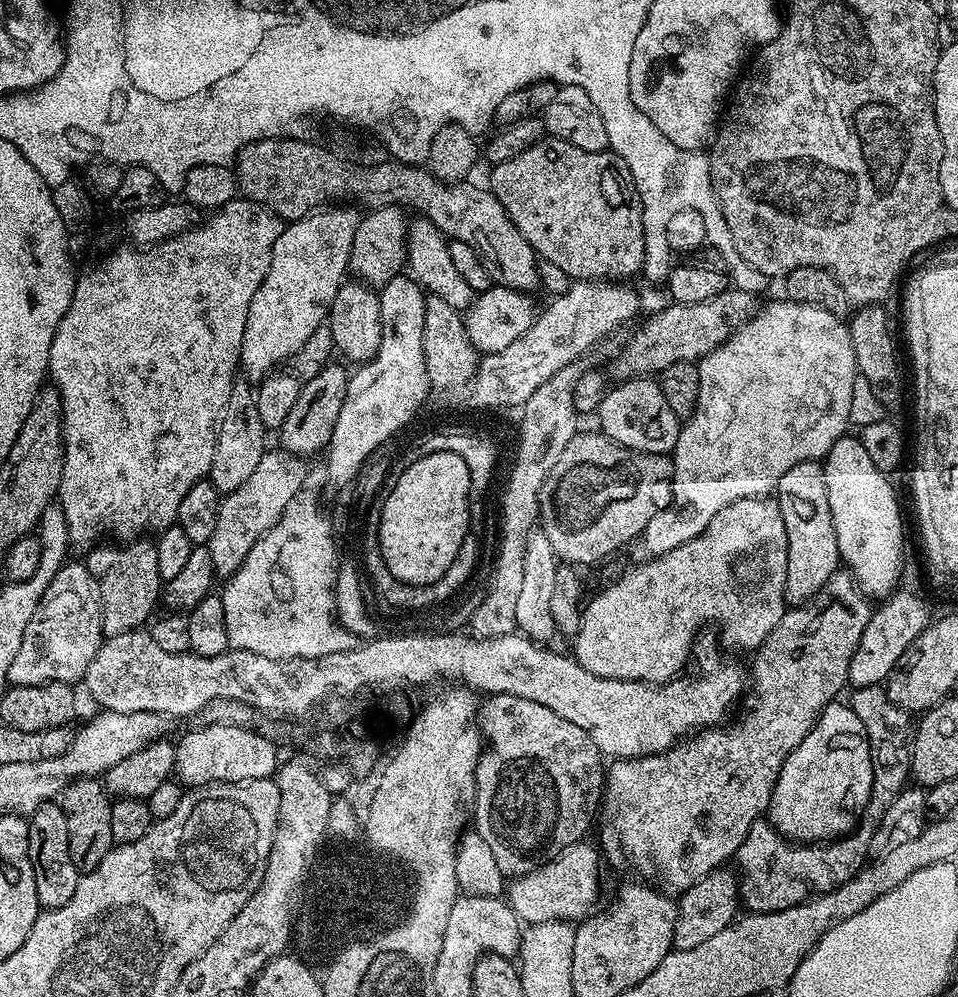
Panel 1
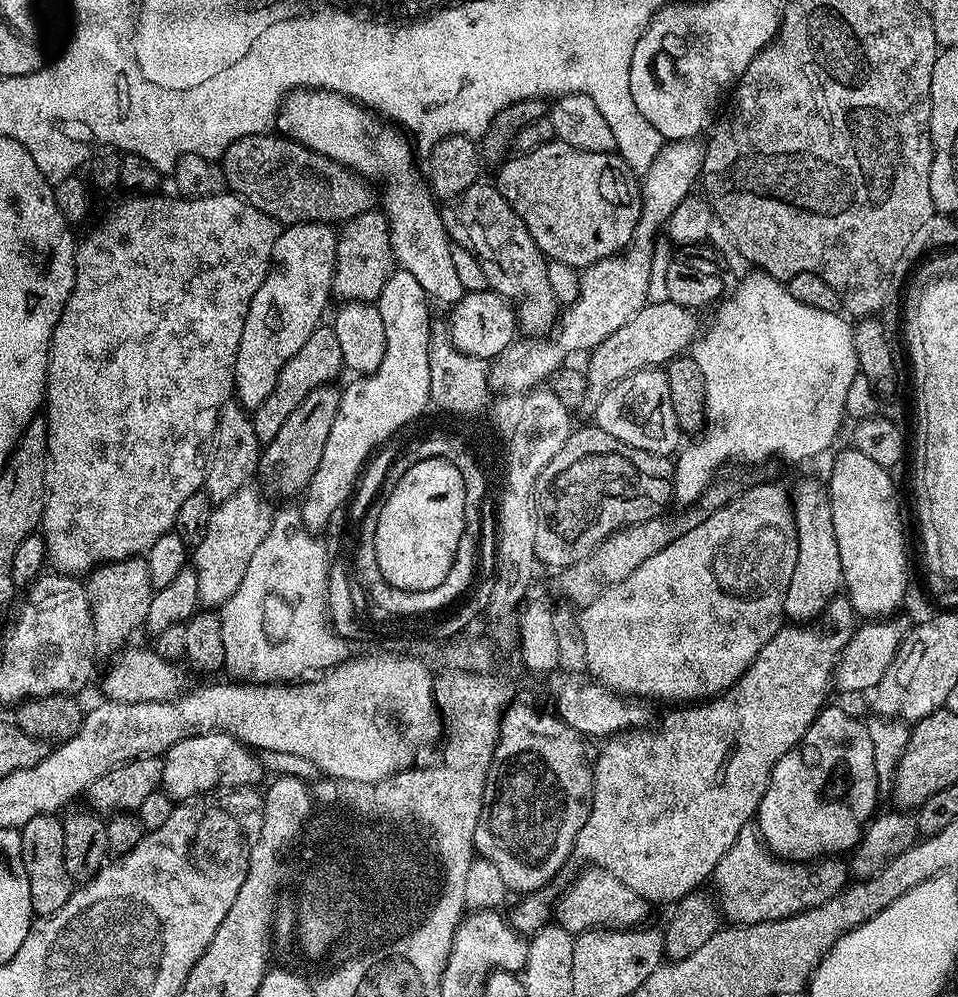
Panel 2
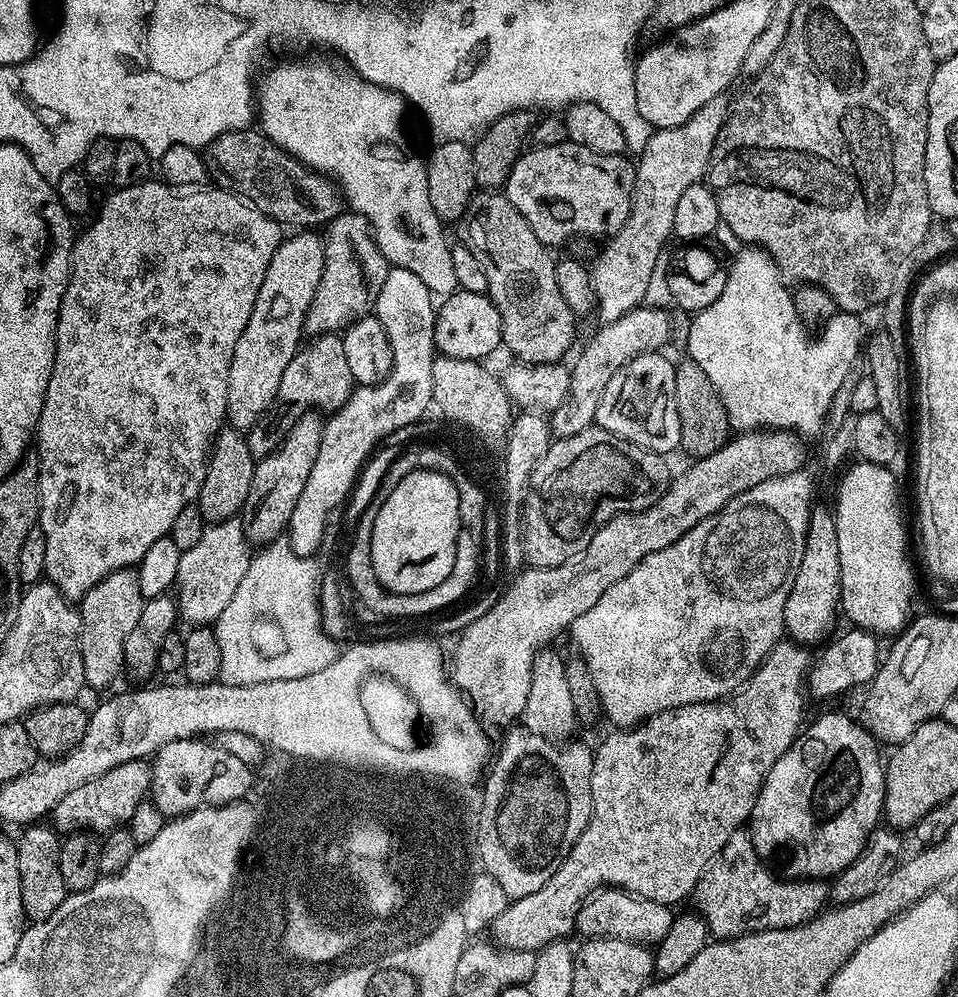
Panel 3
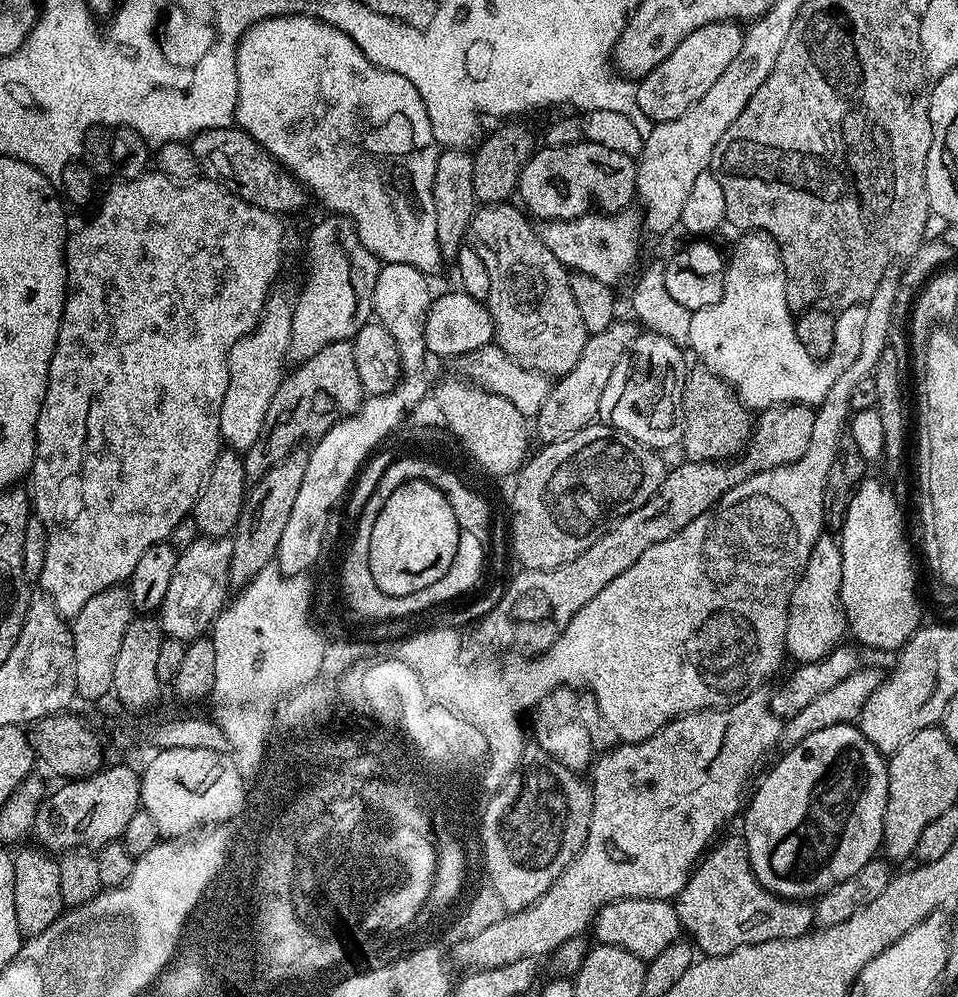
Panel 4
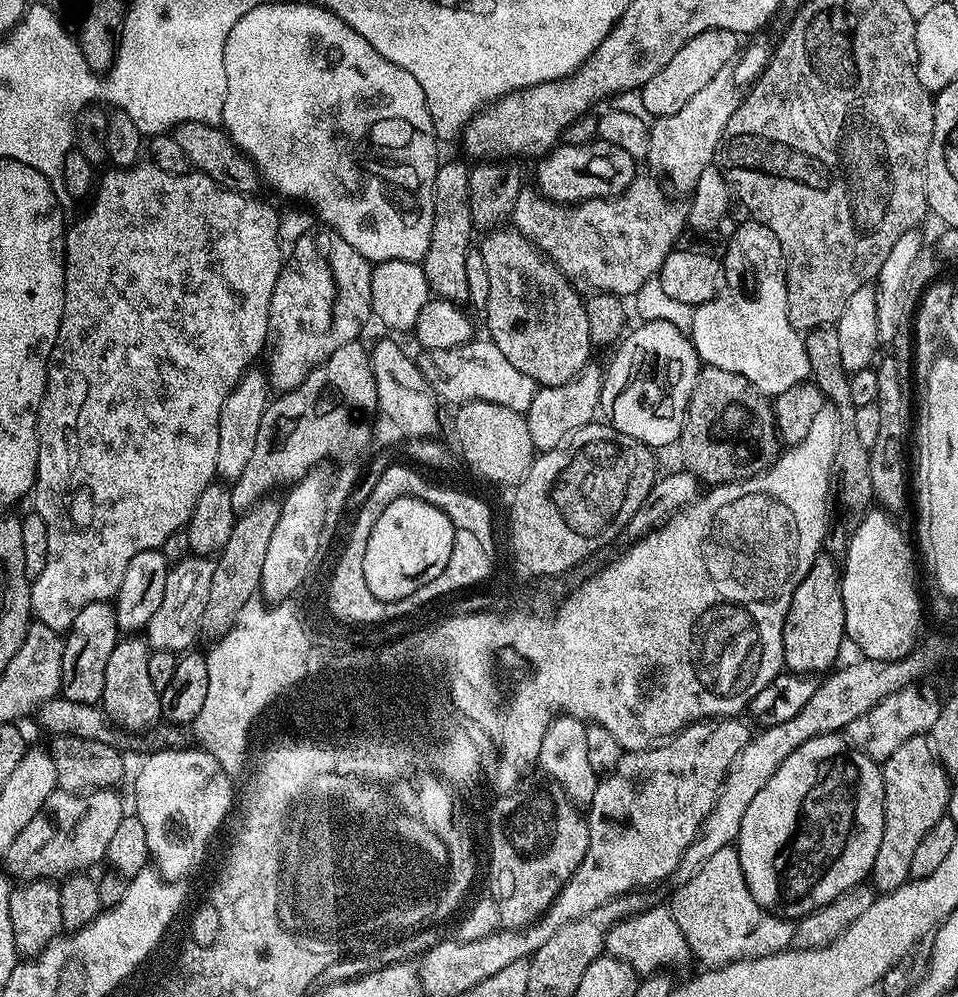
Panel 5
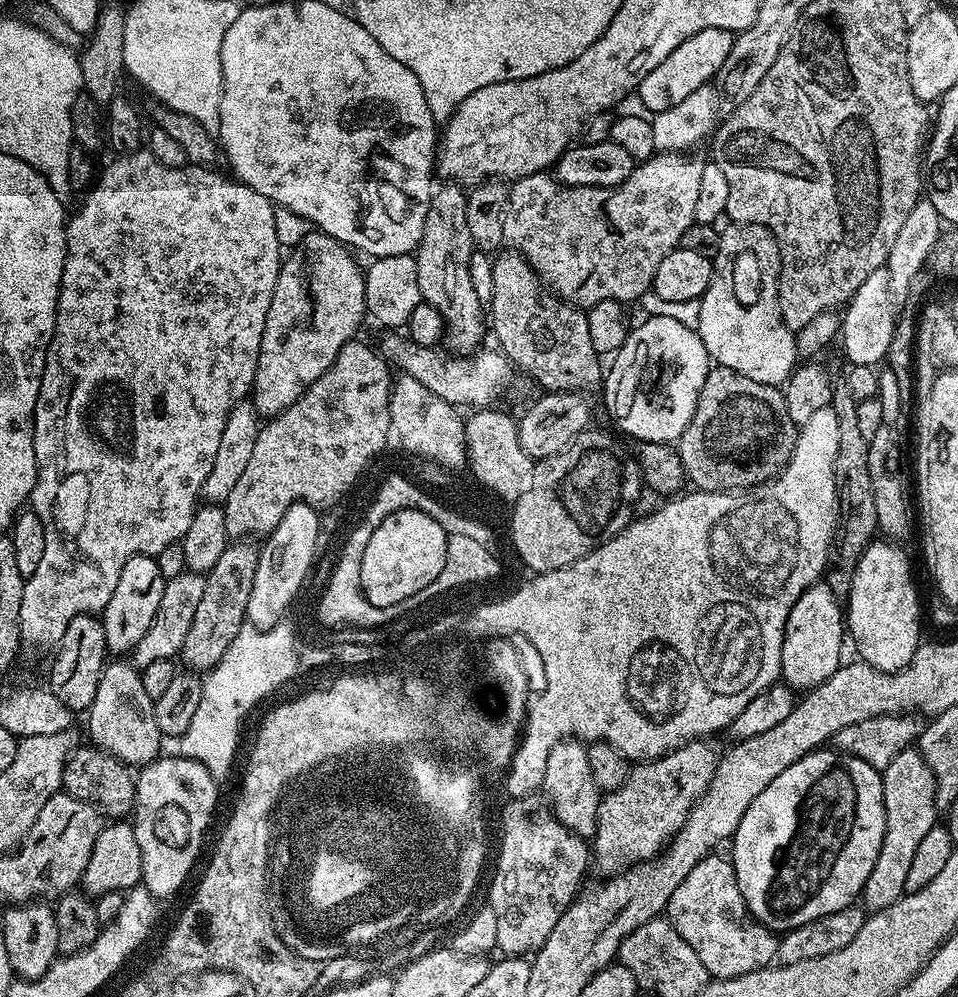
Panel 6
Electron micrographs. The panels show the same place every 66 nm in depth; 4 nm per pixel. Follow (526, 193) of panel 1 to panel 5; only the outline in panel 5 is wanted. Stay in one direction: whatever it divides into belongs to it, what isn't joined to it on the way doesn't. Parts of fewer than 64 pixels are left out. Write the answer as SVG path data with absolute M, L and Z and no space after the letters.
M599 138L584 145L561 143L547 153L537 164L540 165L536 168L535 187L540 195L556 204L579 204L581 200L607 200L613 196L621 196L638 175L637 160L630 154L626 154L626 150L622 150L622 146L614 146Z

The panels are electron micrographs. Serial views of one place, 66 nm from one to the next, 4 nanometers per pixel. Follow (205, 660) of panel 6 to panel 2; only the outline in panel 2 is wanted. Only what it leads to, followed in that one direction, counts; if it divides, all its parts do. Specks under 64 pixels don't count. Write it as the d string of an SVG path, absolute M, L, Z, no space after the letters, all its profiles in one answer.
M332 384L310 390L294 410L282 422L282 430L274 439L267 441L260 453L261 465L272 464L272 488L284 496L303 493L308 487L318 462L322 462L322 450L326 450L326 438L330 438L330 429L334 427L334 414L338 414L338 402L341 389Z

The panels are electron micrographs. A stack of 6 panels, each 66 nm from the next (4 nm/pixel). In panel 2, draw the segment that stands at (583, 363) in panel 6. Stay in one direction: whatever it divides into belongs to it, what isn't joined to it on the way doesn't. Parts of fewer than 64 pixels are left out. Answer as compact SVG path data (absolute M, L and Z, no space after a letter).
M491 183L471 184L455 200L443 205L440 217L449 240L476 255L488 279L489 289L509 300L516 309L519 331L525 337L551 333L562 308L554 298L554 290L550 290L548 260L534 238L530 238L530 230L526 230L522 218L514 214L510 202L502 198L500 191Z

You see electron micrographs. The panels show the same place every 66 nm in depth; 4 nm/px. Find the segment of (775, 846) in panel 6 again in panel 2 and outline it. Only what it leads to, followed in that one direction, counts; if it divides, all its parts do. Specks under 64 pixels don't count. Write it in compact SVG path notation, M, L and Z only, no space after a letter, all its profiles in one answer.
M821 708L810 730L806 730L804 737L772 767L772 777L758 813L758 827L764 843L780 859L797 862L815 862L844 854L840 852L851 853L877 811L876 770L874 742L870 742L867 723L863 719L855 720L840 708Z

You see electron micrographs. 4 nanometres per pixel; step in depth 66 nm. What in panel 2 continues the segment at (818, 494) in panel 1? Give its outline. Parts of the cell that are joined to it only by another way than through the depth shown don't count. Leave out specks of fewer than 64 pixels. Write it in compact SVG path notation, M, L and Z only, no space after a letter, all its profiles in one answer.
M800 480L790 495L798 534L798 562L786 590L784 615L792 622L807 622L816 619L841 591L842 558L838 554L838 538L834 538L834 514L827 487L821 481Z

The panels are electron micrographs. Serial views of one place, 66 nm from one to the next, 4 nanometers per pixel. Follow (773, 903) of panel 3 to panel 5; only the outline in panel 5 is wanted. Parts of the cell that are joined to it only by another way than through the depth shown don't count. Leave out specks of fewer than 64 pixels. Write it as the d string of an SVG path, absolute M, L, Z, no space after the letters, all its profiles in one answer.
M722 846L722 850L717 850L702 870L690 878L690 882L675 890L670 903L672 917L686 938L689 953L704 963L701 965L720 968L735 960L769 956L793 947L795 923L768 912L754 900L754 894L746 884L746 874L742 872L739 847Z

